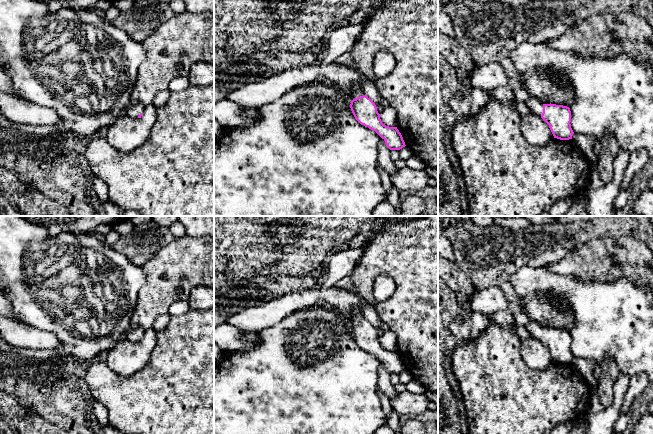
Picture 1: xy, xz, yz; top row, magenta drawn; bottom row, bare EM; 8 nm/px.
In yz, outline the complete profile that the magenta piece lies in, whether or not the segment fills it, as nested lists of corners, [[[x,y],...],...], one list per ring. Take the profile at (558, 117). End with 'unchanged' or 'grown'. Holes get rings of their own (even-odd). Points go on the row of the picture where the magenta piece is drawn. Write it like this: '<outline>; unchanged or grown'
[[[532,96],[523,104],[530,110],[530,113],[540,116],[549,125],[554,138],[572,139],[574,132],[570,124],[571,111],[569,107],[551,103],[543,104]]]; grown

